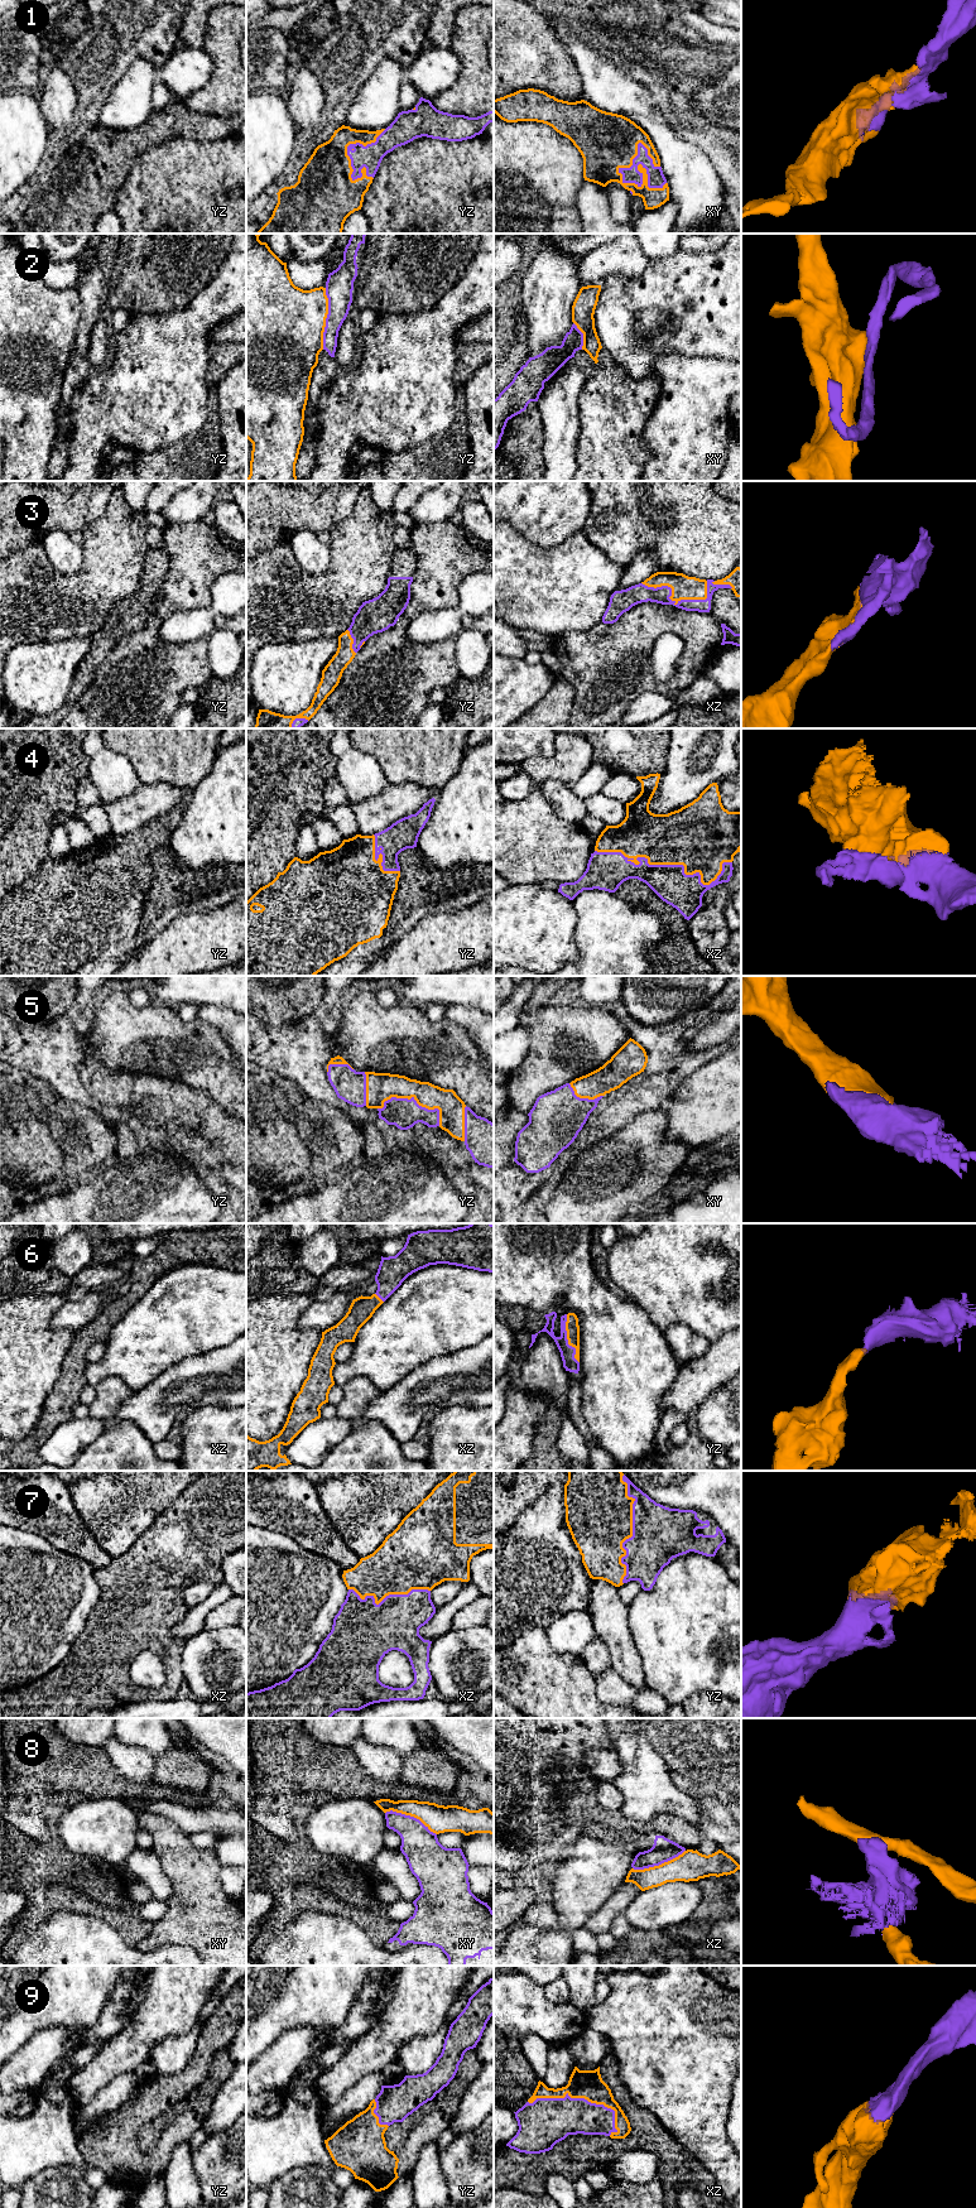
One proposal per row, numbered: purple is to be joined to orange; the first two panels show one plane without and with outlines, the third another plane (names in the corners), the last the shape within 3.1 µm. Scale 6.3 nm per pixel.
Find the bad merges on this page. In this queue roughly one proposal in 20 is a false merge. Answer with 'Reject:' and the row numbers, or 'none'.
Reject: 2, 8

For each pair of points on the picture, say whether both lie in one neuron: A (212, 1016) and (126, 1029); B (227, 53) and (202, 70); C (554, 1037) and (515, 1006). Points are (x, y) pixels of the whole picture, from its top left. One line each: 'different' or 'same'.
A: different
B: different
C: different

